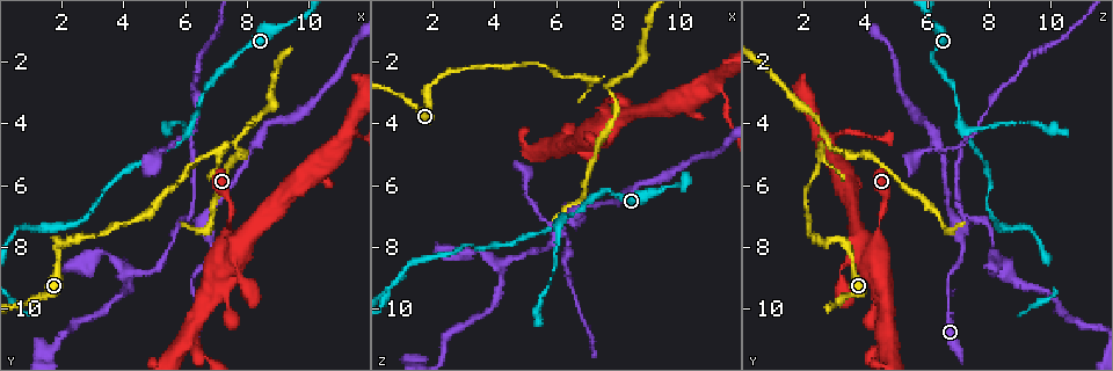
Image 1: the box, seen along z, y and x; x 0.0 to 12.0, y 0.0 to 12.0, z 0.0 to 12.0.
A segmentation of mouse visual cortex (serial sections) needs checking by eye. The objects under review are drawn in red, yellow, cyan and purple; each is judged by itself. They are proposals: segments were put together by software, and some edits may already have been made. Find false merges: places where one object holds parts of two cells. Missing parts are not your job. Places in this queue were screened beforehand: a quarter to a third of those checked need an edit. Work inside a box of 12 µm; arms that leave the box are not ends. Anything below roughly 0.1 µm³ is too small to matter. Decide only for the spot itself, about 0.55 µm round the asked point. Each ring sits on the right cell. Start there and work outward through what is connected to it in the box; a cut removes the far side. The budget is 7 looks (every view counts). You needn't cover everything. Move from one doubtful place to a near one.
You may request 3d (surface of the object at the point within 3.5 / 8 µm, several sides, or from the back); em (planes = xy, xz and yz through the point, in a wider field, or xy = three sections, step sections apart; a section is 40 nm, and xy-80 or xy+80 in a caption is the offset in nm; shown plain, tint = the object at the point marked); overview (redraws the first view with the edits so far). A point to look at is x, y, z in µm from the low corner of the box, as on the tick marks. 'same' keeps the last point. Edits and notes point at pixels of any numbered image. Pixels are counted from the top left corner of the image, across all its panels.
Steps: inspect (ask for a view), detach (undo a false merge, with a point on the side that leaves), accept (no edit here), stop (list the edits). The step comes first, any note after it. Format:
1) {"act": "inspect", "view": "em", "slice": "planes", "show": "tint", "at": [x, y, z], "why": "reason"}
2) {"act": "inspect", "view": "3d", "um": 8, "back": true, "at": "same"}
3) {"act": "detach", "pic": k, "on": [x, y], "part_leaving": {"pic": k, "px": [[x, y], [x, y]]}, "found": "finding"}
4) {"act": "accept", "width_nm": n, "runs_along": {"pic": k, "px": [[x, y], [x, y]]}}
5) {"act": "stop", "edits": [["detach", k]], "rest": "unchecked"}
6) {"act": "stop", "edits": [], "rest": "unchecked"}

{"act": "inspect", "view": "3d", "um": 3.5, "at": [1.9, 7.7, 3.2]}

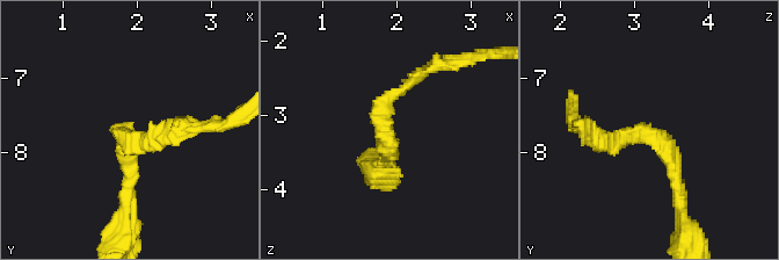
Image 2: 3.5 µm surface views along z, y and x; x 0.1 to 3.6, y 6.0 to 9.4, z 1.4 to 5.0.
{"act": "inspect", "view": "em", "slice": "xy", "step": 3, "show": "tint", "at": [1.75, 7.75, 3.20], "arm_widths_nm": [150, 200], "why": "shape alone is not enough"}

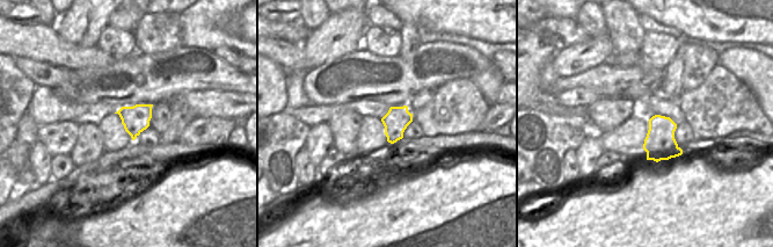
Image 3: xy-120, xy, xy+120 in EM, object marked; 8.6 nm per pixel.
{"act": "inspect", "view": "em", "slice": "xy", "step": 5, "show": "tint", "at": "same"}

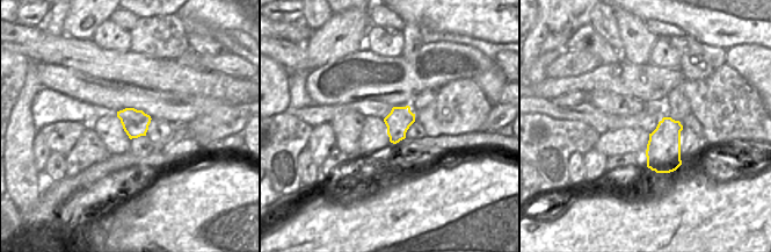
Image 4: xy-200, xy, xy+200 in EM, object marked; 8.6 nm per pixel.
{"act": "accept", "runs_along": {"pic": 2, "px": [[679, 197], [659, 137], [591, 137]]}, "found": "all the same cell"}

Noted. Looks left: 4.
{"act": "inspect", "view": "3d", "um": 8, "at": [6.5, 7.3, 7.0], "why": "thick turns thin"}

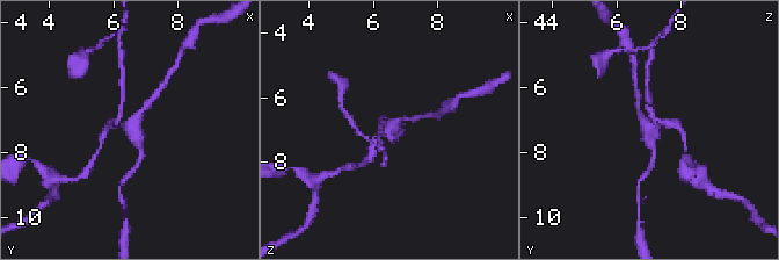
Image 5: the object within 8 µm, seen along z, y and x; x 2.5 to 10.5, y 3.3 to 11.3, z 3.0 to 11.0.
{"act": "inspect", "view": "3d", "um": 3.5, "at": [6.6, 7.3, 7.0], "why": "zoom in"}

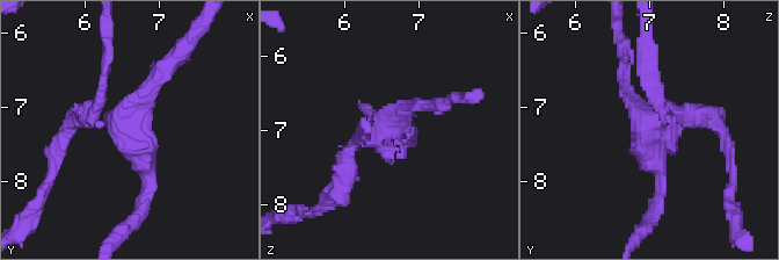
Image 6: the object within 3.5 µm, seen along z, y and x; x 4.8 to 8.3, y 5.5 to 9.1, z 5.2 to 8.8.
{"act": "inspect", "view": "em", "slice": "xy", "step": 5, "show": "tint", "at": [6.55, 7.30, 7.00], "arms": 3, "arm_widths_nm": [150, 200, 200], "why": "now the EM"}

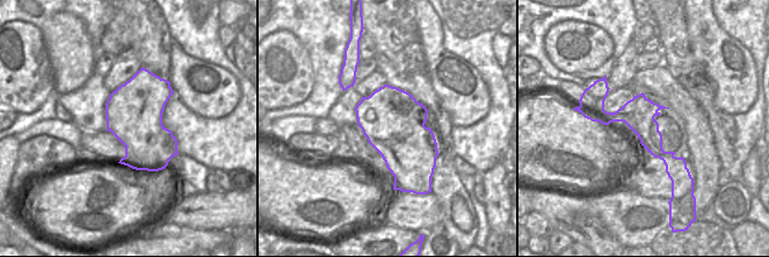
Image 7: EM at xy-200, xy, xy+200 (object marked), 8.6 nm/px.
{"act": "detach", "pic": 6, "on": [648, 70], "part_leaving": {"pic": 6, "px": [[659, 109], [704, 113], [730, 159]]}, "found": "two cells meet here"}

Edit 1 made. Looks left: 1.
{"act": "stop", "edits": [["detach", 6]], "rest": "unchecked"}

